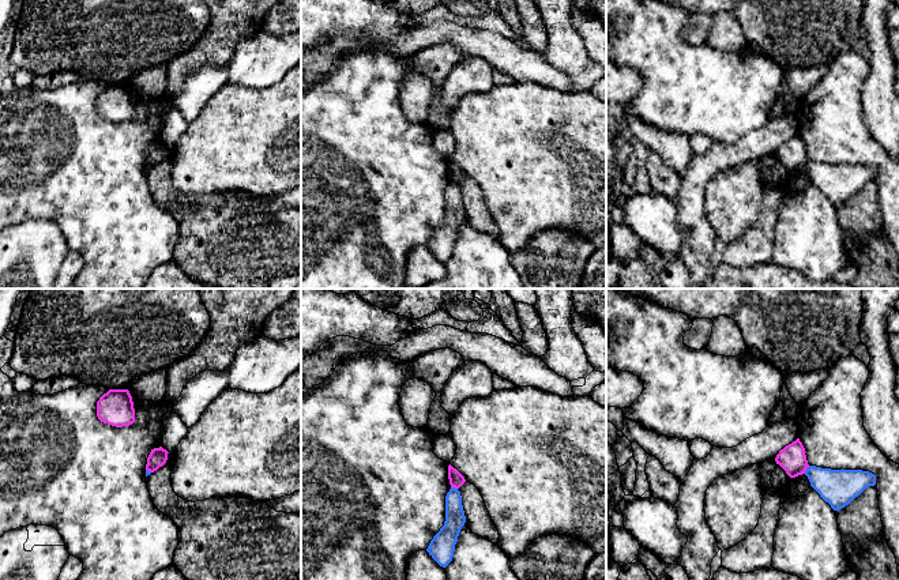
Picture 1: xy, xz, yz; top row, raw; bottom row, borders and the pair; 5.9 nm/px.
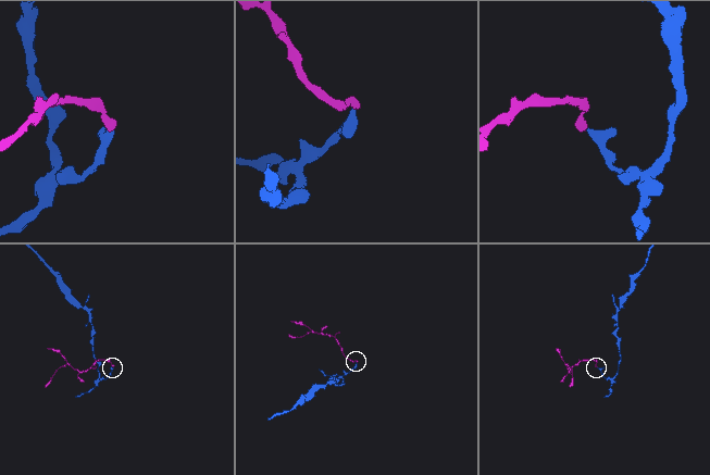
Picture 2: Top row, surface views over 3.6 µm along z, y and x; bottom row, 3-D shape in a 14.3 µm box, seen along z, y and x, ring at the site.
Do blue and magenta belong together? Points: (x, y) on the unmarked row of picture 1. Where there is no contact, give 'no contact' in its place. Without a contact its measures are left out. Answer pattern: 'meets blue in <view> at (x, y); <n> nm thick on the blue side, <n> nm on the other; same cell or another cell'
meets blue in yz at (807, 165); 220 nm thick on the blue side, 160 nm on the other; another cell

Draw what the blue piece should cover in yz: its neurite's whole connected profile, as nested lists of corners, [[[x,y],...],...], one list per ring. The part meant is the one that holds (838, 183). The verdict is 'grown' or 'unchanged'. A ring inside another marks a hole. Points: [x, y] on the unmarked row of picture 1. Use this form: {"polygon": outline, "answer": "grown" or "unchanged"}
{"polygon": [[[809,161],[805,170],[810,181],[834,206],[845,203],[866,182],[876,180],[876,170],[862,165],[831,165]]], "answer": "unchanged"}

